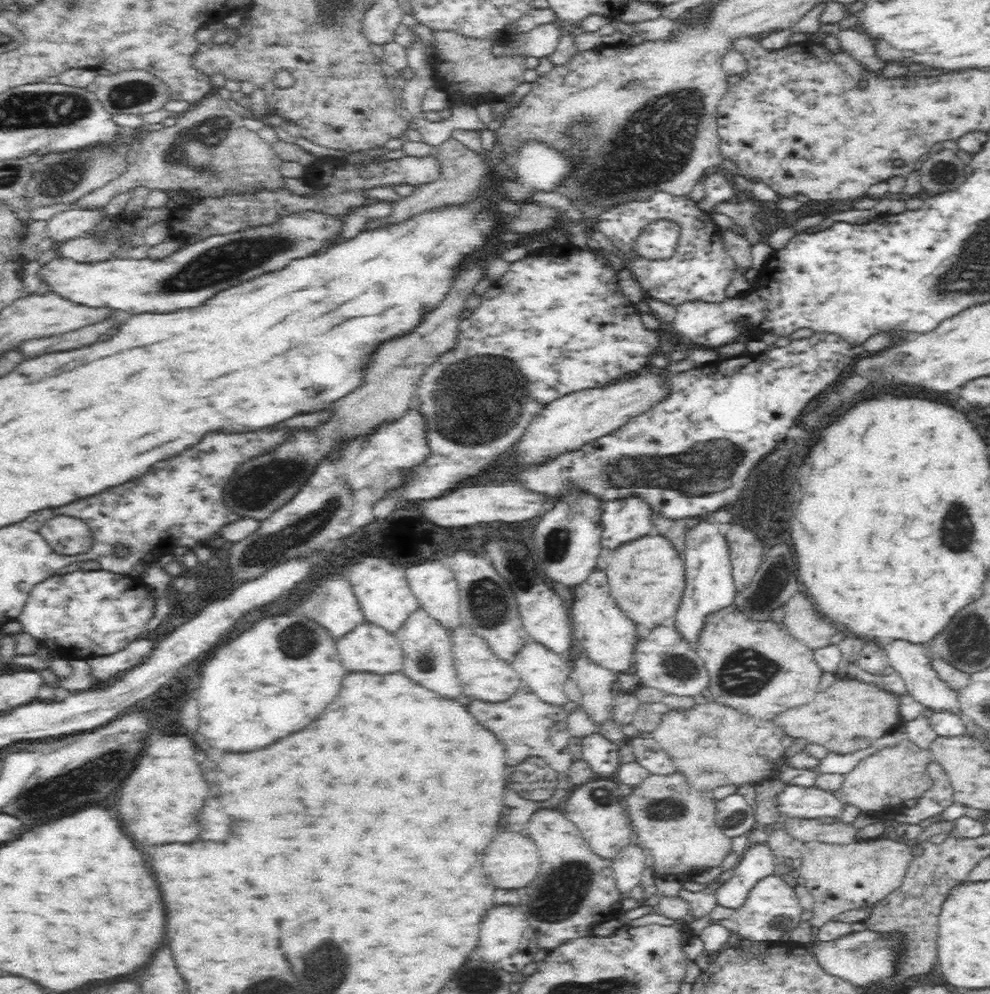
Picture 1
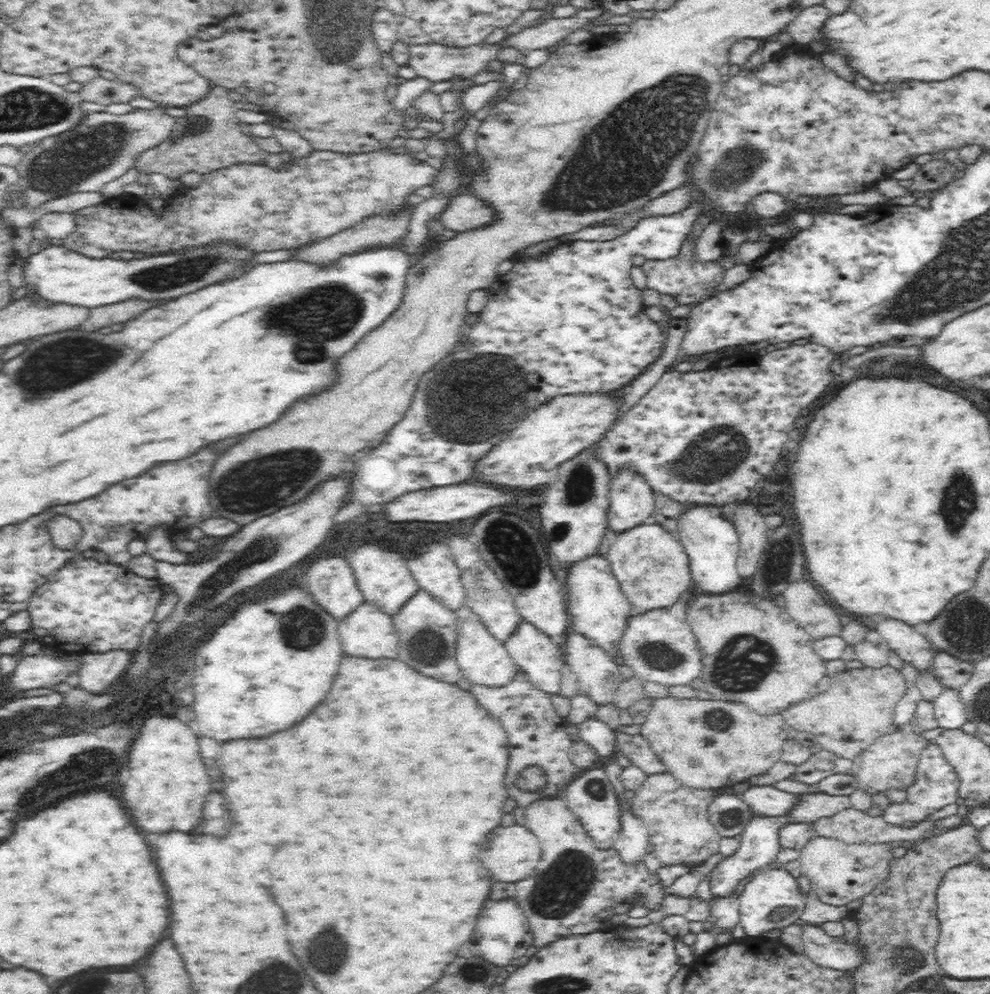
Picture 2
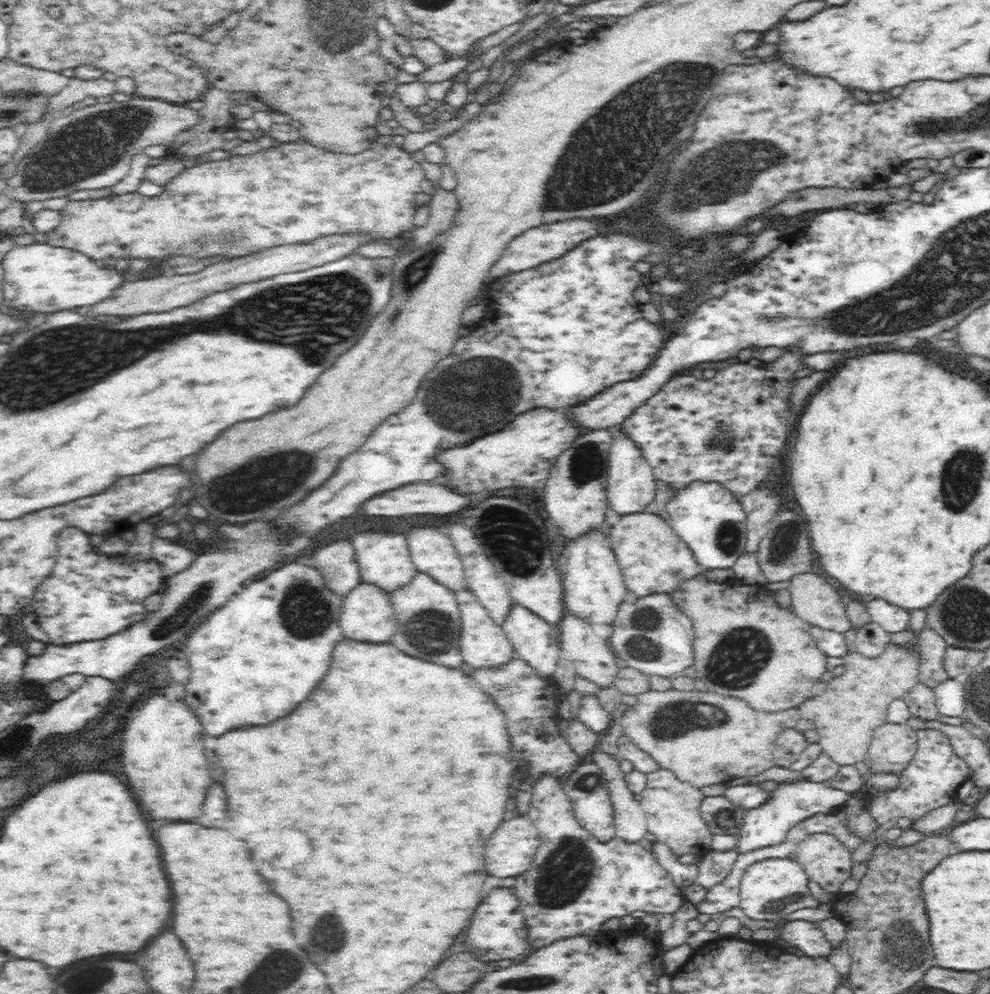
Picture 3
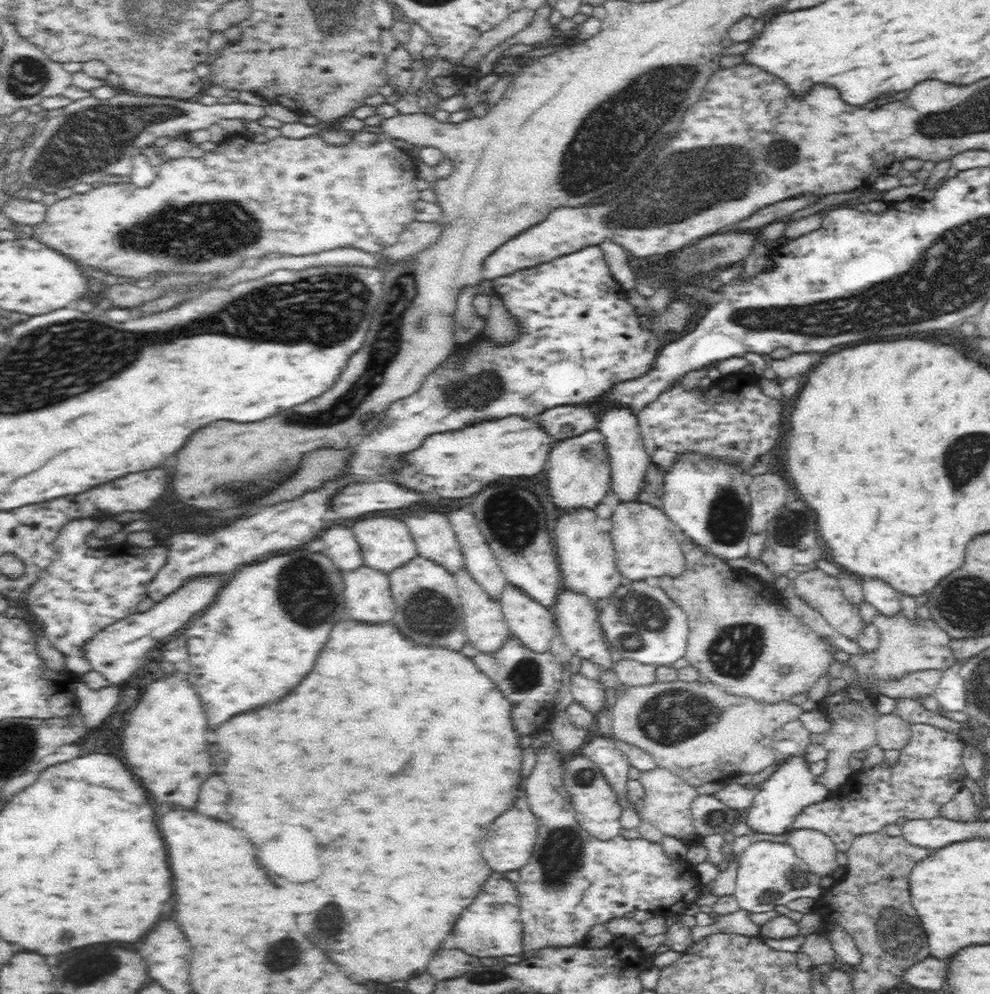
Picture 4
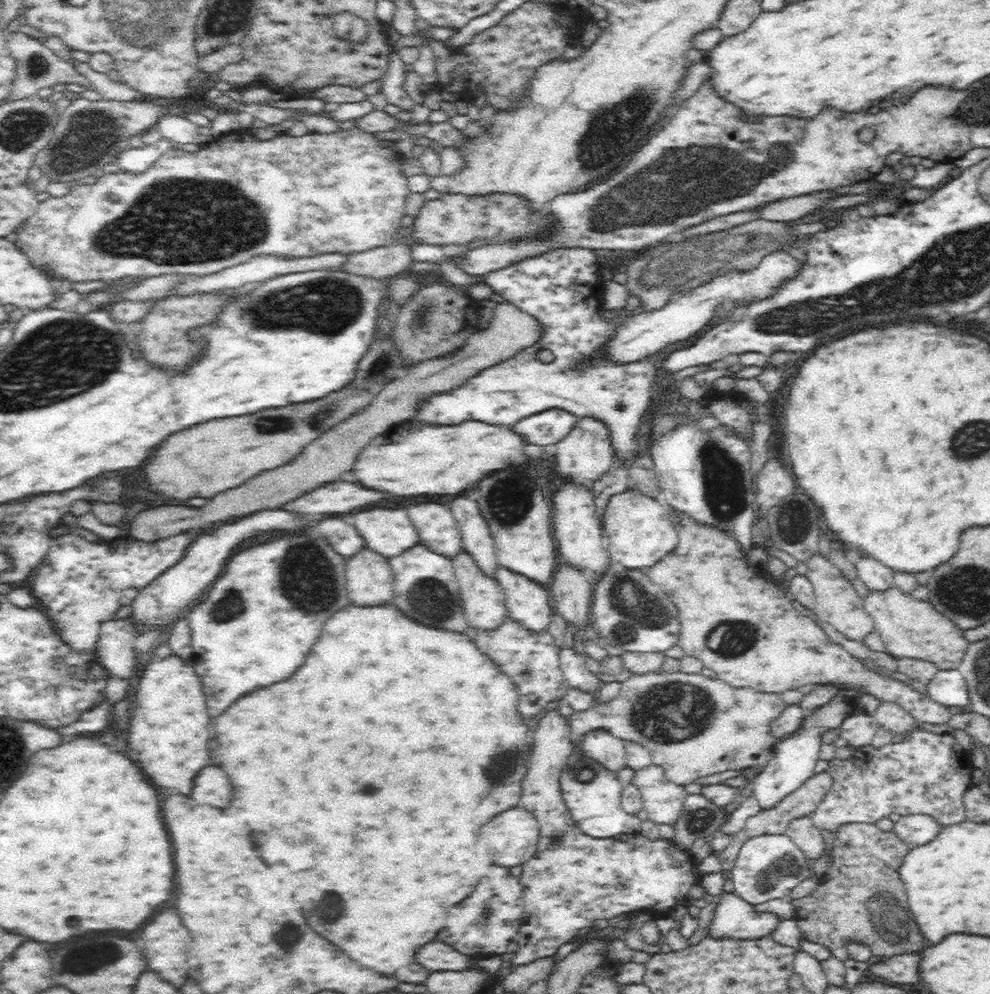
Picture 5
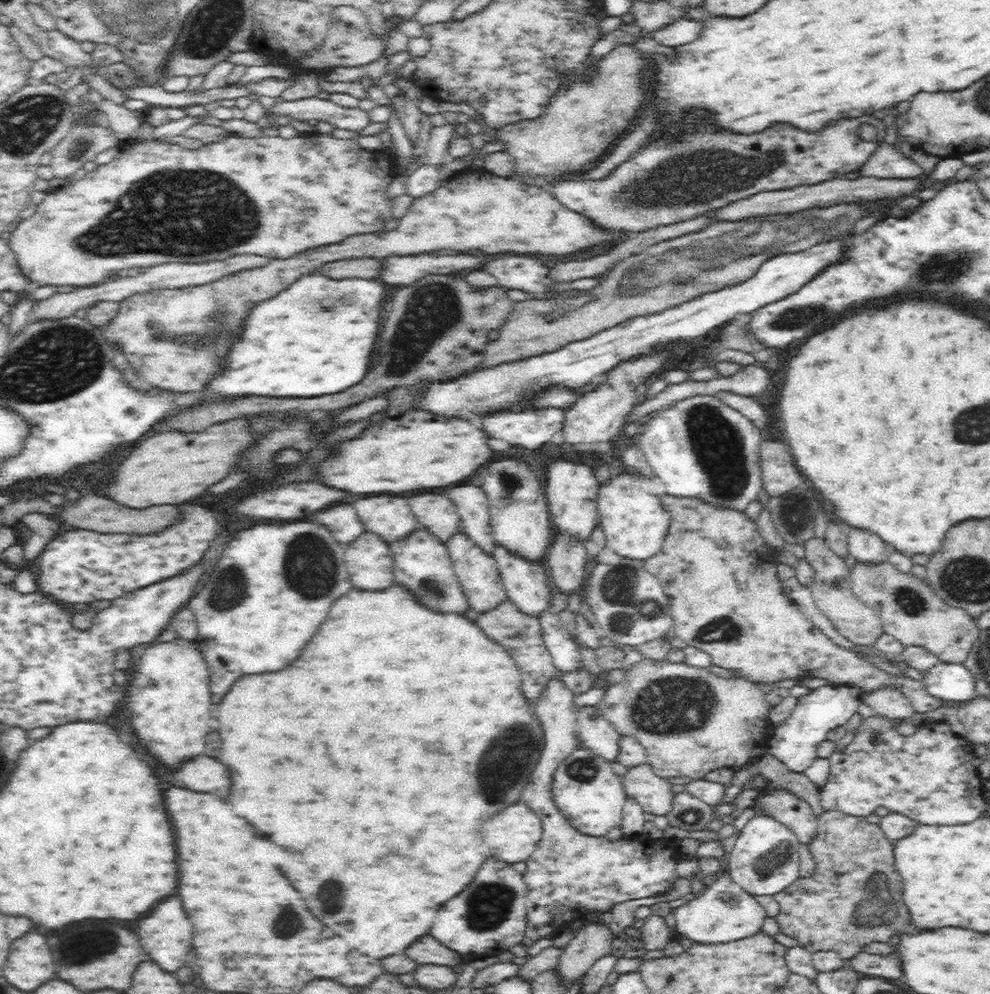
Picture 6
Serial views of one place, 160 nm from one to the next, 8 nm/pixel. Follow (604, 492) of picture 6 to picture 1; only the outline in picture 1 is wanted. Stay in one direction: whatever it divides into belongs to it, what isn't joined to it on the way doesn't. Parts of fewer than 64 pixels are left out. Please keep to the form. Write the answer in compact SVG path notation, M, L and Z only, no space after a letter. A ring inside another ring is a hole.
M651 534L638 541L622 545L619 549L602 551L602 555L607 562L604 571L609 593L626 618L637 628L646 630L654 630L658 626L673 622L685 589L685 562L682 554L673 547L669 540L661 535Z

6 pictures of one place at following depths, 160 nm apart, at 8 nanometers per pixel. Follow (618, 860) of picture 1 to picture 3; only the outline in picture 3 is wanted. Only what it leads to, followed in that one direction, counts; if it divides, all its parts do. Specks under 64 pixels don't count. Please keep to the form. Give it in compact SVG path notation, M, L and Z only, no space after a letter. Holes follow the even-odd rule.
M597 748L589 760L602 770L601 778L612 801L617 837L628 844L638 844L649 830L639 801L634 799L635 794L626 786L619 757L612 757Z

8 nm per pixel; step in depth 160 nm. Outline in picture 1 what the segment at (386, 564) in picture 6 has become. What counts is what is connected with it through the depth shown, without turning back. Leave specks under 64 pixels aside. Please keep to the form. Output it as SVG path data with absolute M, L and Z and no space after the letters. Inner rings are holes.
M360 624L350 634L336 643L337 655L345 672L374 672L374 674L388 674L388 672L402 672L404 658L397 635L385 632L372 624Z

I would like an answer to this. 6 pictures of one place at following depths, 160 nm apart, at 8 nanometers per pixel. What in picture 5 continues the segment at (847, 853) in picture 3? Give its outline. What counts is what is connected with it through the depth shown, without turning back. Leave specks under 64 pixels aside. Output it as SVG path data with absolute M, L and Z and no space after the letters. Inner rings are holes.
M802 816L798 820L792 820L787 835L806 859L815 861L827 852L822 832L814 826L809 816Z

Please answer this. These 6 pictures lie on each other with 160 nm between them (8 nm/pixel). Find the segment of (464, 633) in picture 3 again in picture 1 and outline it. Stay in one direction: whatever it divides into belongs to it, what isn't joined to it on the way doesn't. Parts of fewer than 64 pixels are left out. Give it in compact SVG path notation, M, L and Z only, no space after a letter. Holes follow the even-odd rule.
M471 635L466 643L460 645L458 650L454 648L452 651L456 670L458 670L458 676L462 682L462 694L468 696L470 700L499 704L510 700L522 688L522 681L510 663L496 658L480 637Z

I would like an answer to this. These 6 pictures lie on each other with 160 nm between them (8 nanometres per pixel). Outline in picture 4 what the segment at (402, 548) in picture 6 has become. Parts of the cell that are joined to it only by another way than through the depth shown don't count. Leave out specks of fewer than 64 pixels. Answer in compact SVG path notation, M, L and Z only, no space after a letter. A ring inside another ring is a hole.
M416 556L414 560L389 575L389 585L391 597L396 603L392 624L402 636L426 648L462 651L468 642L465 635L464 613L461 612L461 602L460 597L457 596L457 581L454 575L445 572L437 564Z

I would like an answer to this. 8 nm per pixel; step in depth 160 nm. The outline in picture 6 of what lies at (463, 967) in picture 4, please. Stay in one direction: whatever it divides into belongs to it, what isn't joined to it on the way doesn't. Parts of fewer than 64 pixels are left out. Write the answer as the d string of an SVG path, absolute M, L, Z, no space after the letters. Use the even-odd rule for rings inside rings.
M424 936L418 941L414 941L406 950L405 955L419 965L436 964L452 968L452 966L465 963L460 953L447 948L431 936Z

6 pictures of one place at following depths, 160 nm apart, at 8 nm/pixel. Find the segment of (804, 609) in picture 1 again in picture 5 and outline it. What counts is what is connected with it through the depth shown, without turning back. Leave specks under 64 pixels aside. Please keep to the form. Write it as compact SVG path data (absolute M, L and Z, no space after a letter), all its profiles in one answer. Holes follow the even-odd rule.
M815 553L806 562L805 577L812 583L814 589L815 605L814 612L817 616L832 624L836 630L843 633L848 640L862 640L866 635L874 632L873 620L864 610L864 600L850 582L841 574L828 558L820 553Z

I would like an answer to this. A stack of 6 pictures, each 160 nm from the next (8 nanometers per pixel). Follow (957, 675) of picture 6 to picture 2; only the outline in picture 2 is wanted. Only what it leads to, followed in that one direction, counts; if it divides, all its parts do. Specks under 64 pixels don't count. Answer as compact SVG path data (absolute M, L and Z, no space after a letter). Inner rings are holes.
M944 689L933 702L934 714L938 727L948 730L960 730L968 720L964 703L954 690Z

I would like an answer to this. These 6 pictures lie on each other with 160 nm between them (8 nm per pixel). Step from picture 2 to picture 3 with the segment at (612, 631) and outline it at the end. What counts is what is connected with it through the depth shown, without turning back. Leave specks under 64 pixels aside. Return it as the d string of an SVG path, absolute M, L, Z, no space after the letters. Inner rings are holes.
M596 530L575 541L574 545L566 546L558 558L557 570L561 576L566 612L590 625L605 622L606 626L614 626L618 608L628 594L621 568L609 544L609 538Z

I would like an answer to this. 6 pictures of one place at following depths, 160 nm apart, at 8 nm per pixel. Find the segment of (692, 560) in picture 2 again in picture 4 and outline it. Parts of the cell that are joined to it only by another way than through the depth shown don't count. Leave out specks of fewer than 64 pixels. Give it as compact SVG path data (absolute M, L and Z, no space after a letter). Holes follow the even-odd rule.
M684 454L682 457L672 469L663 473L662 511L677 526L679 534L684 534L688 542L700 547L707 554L726 561L745 557L752 536L749 527L751 502L747 491L749 478L738 467L722 465L716 463L716 460L704 459L704 456Z

